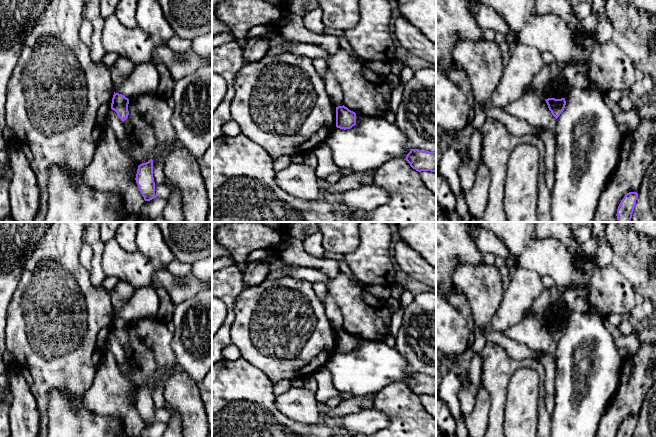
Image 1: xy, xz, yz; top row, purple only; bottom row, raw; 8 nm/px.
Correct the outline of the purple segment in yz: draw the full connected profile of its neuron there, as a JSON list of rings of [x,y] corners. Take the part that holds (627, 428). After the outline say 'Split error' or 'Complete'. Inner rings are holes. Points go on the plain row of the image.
[[[629,416],[621,424],[617,437],[633,437],[638,422],[637,416]]]. Complete

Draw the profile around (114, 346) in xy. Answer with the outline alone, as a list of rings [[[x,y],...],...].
[[[109,333],[107,340],[107,350],[109,350],[115,357],[118,368],[121,372],[128,372],[129,368],[126,364],[126,353],[124,347],[118,341],[117,337]]]

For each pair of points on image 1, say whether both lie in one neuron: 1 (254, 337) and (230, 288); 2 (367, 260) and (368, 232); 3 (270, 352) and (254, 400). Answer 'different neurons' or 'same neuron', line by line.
1: different neurons
2: same neuron
3: different neurons

